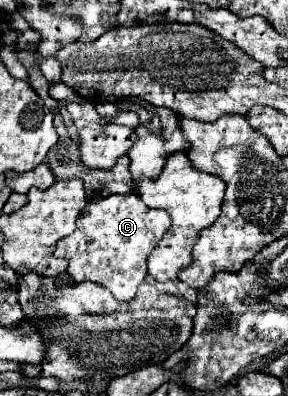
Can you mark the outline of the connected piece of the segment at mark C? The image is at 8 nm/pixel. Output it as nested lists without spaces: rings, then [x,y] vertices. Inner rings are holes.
[[[109,195],[109,199],[87,203],[77,217],[73,235],[58,241],[54,256],[67,259],[67,275],[73,281],[93,281],[113,293],[117,301],[129,301],[147,277],[147,257],[169,231],[171,219],[163,209],[145,207],[133,195]],[[71,251],[71,253],[67,253]]]

